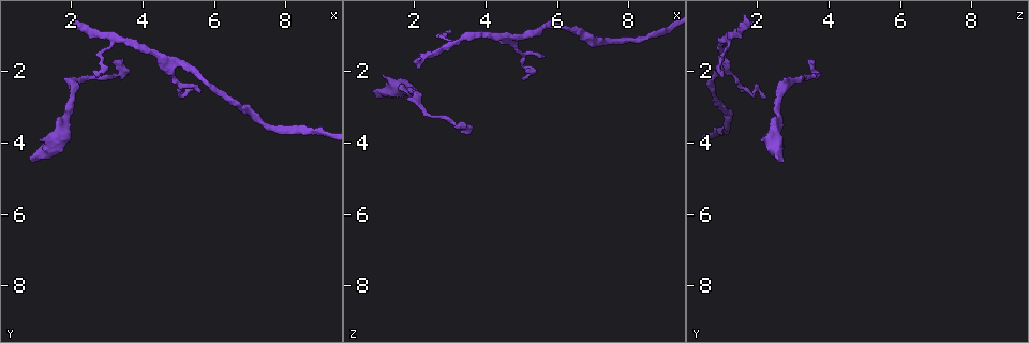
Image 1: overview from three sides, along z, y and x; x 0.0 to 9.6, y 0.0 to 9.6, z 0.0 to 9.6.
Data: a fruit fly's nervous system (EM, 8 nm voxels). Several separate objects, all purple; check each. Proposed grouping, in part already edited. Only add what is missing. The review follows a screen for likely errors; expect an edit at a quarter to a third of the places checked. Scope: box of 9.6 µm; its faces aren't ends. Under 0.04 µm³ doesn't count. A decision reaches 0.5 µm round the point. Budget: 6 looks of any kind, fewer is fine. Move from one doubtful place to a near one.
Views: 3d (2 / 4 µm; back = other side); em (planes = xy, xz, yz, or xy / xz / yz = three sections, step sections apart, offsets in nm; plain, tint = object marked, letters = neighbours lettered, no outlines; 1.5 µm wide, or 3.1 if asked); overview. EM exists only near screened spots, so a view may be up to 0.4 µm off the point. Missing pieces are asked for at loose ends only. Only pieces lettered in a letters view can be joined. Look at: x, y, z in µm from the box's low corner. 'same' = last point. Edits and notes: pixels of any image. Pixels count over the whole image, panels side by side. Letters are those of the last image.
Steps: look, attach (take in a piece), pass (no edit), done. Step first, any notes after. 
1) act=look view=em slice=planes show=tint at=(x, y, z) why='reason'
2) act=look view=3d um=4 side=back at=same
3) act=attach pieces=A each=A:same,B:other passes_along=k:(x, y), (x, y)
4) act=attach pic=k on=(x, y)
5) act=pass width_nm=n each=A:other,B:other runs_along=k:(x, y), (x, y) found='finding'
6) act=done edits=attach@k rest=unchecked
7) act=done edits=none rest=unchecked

act=look view=3d um=2 at=(3.15, 1.75, 3.60) why='end of a long branch'

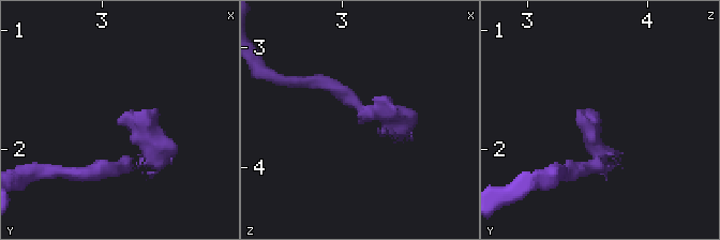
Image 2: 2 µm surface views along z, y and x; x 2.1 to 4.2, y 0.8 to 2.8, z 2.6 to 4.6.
act=look view=em slice=xy step=8 show=tint at=(3.12, 1.76, 3.58)

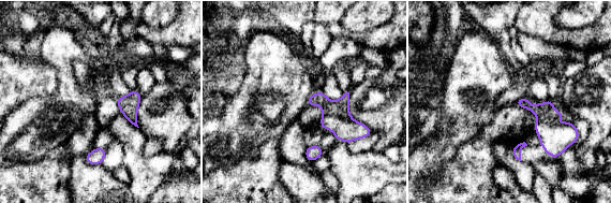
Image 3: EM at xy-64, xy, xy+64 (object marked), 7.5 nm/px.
act=look view=em slice=planes show=letters at=same

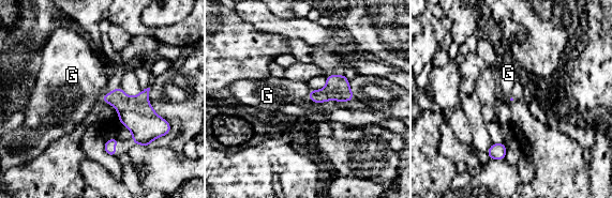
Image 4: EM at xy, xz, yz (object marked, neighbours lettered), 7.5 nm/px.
act=pass each=G:other border=4:(311, 90), (307, 96) found='none of them fits'

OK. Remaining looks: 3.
act=look view=3d um=4 at=(5.05, 2.70, 2.20) why='thin end'

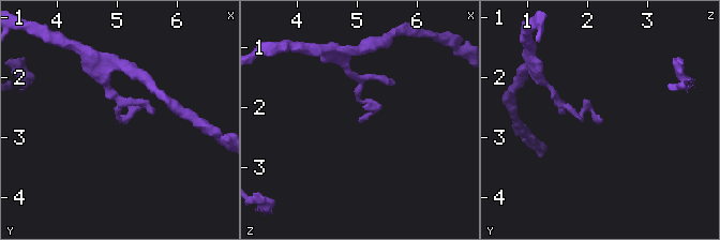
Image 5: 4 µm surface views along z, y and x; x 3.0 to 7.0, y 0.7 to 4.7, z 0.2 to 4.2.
act=look view=em slice=planes show=letters at=(5.00, 2.70, 2.20) why='shape alone is not enough'

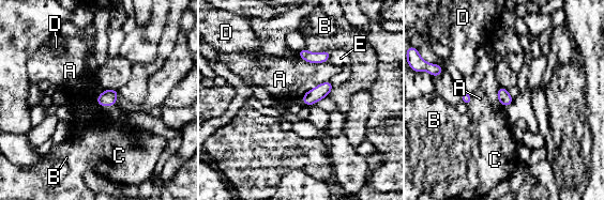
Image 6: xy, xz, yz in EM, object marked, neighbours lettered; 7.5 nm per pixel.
act=pass longest_contact=A:260nm each=A:other,B:other,C:other,D:other,E:other found='no lettered piece goes on from it'

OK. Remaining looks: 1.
act=done edits=none rest=unchecked

